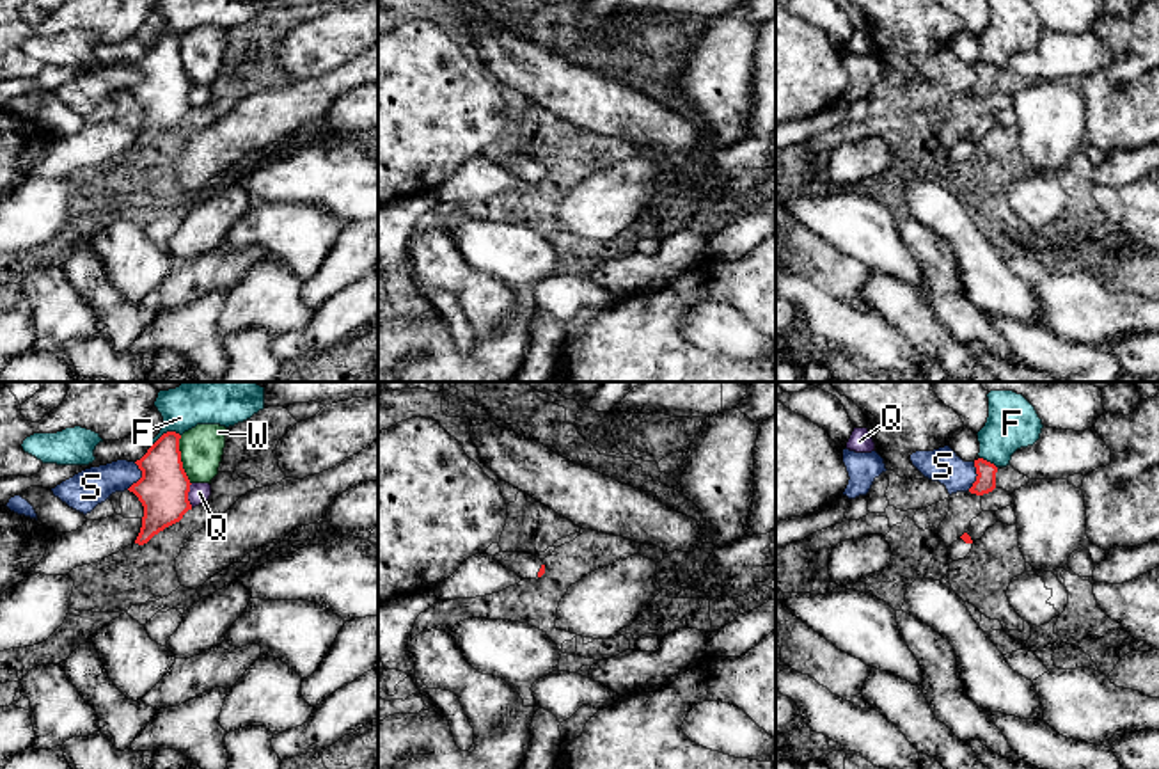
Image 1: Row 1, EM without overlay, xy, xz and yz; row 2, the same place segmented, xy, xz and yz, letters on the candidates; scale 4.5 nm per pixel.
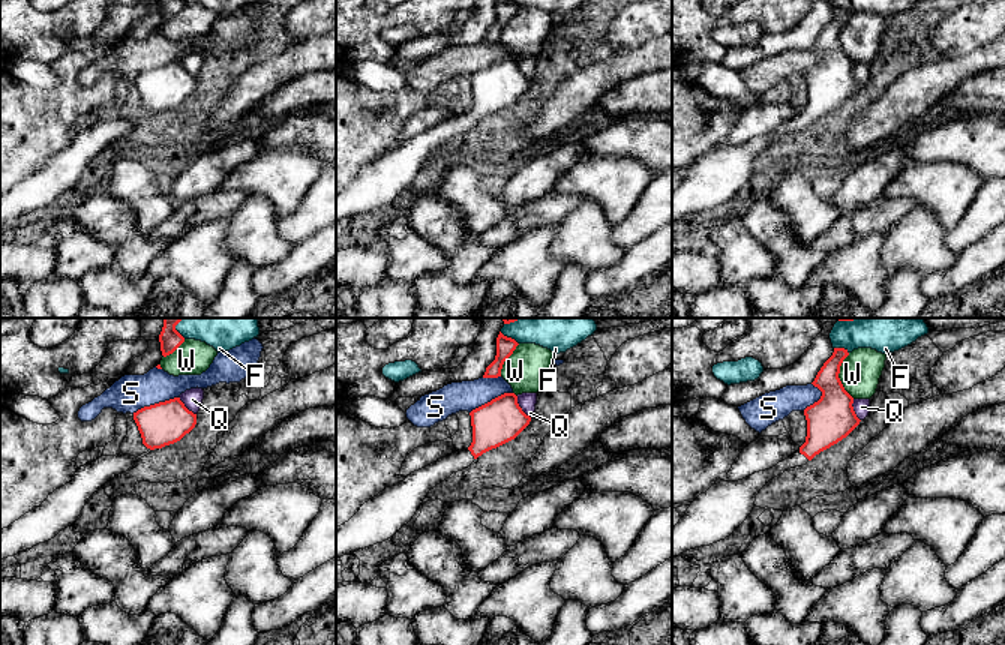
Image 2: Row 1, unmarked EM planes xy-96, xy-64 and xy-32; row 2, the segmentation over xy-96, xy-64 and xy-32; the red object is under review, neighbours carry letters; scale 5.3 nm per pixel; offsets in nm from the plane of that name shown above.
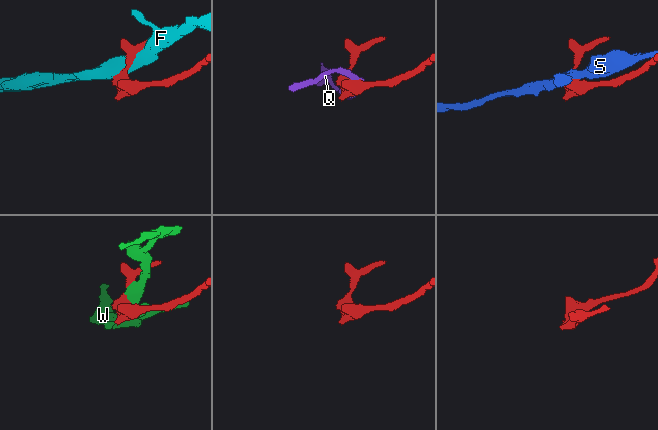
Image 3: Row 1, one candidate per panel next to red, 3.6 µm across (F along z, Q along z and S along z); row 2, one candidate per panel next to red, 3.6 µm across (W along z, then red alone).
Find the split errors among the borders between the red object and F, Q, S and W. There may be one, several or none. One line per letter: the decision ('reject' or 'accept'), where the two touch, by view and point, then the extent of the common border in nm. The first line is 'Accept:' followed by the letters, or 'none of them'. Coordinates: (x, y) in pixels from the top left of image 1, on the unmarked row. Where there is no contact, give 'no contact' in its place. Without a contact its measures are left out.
Accept: none of them
F: reject | xy (164, 36) | 160 nm
Q: reject | xy (187, 98) | 110 nm
S: reject | xy (142, 79) | 130 nm
W: reject | xy (180, 63) | 220 nm

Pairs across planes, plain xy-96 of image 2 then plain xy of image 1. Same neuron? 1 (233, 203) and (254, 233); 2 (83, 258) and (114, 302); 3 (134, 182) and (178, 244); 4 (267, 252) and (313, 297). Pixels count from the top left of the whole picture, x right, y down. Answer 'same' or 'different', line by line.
1: different
2: different
3: different
4: different

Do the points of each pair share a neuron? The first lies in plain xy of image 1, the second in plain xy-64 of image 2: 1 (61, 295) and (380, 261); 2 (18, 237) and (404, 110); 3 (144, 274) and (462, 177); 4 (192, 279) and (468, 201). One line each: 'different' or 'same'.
1: different
2: different
3: same
4: different

